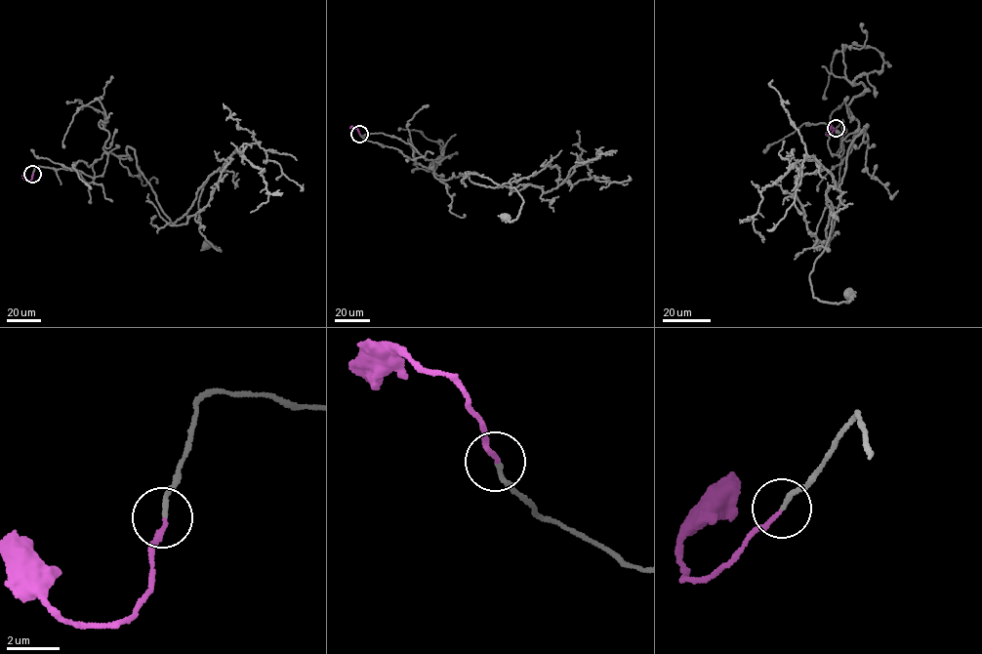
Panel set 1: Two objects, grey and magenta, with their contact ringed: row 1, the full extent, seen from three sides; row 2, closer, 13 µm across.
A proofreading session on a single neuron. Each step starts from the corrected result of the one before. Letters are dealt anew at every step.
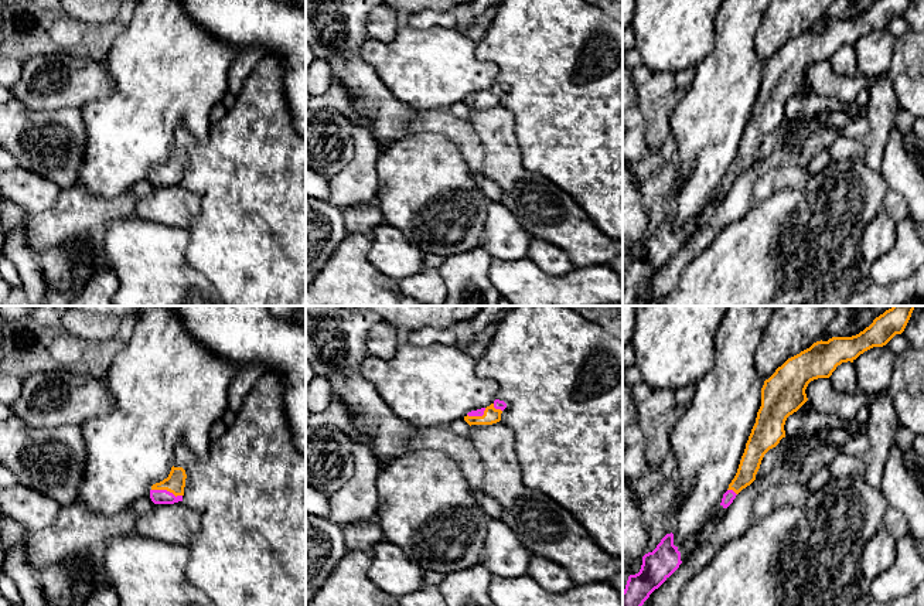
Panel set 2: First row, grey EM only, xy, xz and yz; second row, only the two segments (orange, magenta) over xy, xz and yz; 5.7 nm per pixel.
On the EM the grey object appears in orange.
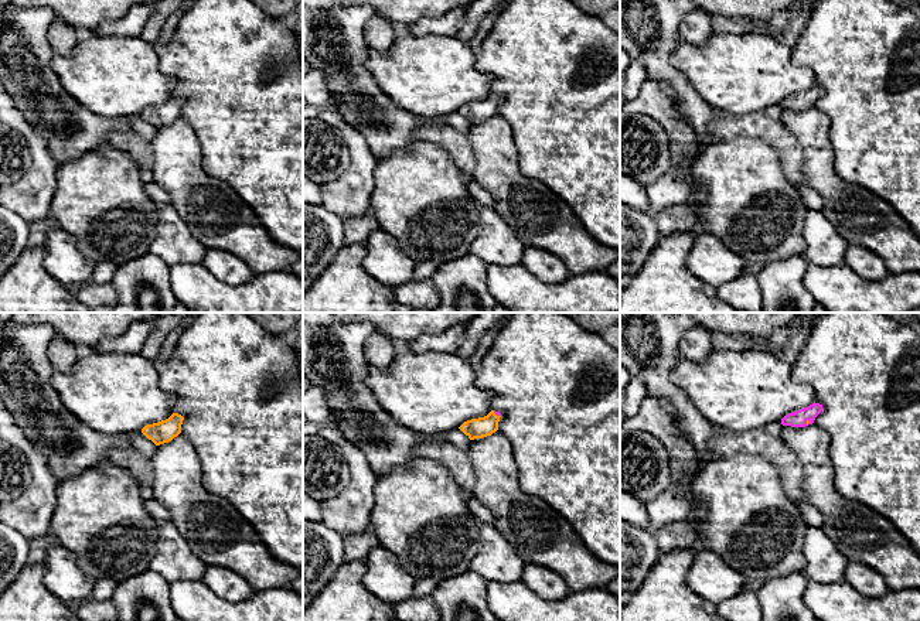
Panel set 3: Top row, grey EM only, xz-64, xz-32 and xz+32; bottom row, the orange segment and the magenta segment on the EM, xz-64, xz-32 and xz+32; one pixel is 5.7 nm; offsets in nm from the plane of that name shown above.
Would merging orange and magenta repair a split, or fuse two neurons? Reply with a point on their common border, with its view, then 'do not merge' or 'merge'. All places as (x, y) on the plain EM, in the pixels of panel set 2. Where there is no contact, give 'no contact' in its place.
contact xy (167, 173); merge

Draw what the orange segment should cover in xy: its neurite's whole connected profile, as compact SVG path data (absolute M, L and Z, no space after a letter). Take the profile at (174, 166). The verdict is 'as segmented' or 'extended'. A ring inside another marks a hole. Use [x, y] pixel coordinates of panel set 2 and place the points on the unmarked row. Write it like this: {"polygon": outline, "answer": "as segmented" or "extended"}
{"polygon": "M173 149L167 161L151 168L151 184L154 187L174 187L183 184L185 161L185 153Z", "answer": "extended"}

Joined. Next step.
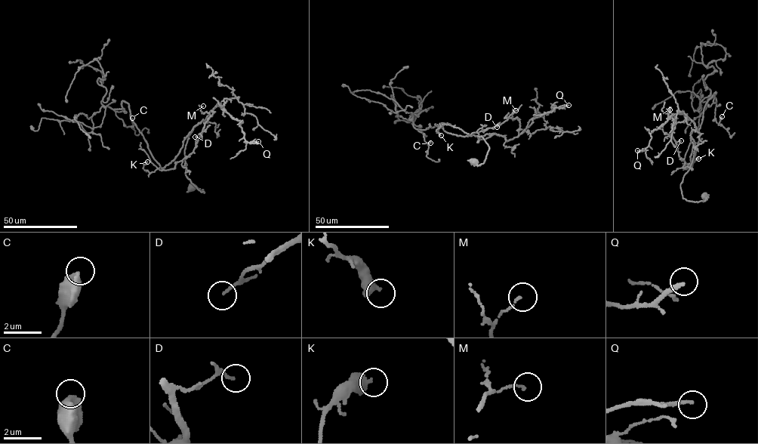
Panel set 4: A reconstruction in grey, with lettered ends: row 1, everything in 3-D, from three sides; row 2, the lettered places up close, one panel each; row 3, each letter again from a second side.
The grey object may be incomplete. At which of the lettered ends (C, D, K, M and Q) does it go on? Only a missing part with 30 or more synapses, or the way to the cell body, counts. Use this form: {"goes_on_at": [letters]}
{"goes_on_at": []}

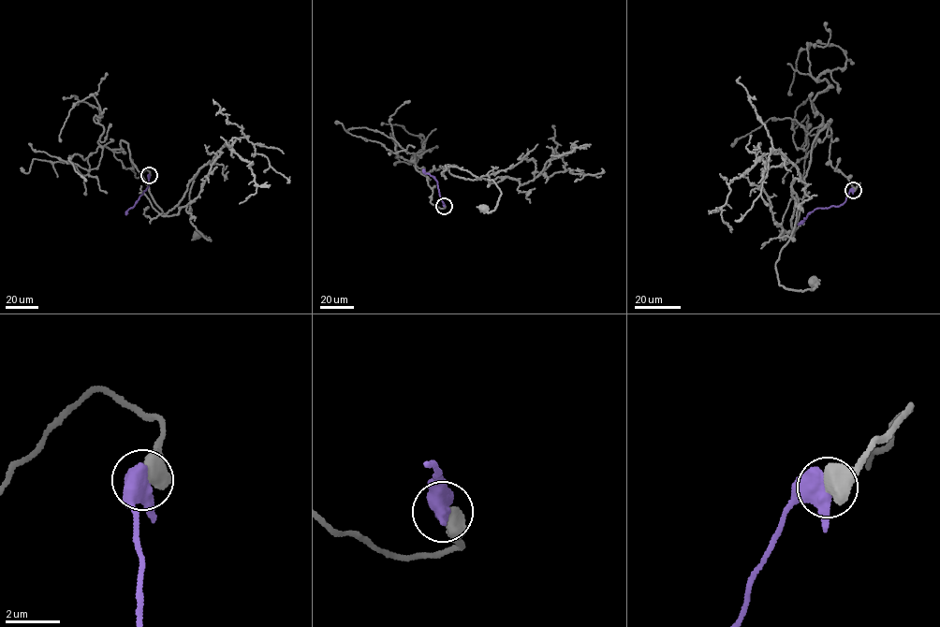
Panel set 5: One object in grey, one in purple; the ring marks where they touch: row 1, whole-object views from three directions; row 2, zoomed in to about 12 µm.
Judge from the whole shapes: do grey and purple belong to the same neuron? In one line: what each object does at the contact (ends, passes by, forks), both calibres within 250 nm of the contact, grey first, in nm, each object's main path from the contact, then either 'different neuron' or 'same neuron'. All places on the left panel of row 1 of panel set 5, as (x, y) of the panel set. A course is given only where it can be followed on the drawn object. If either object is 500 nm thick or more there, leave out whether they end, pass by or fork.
600 nm thick on the grey side, 600 nm on the other; grey runs (149, 175), (137, 178), (112, 150), (128, 144), (164, 213), (196, 174), (190, 220), (211, 240), (198, 235); purple runs (149, 175), (147, 187), (126, 214); same neuron

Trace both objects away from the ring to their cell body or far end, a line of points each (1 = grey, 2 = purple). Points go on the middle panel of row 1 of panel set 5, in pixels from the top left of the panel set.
1: (444, 205), (431, 203), (420, 172), (503, 178), (487, 180), (501, 194), (484, 207)
2: (444, 205), (436, 181), (424, 172), (424, 169)

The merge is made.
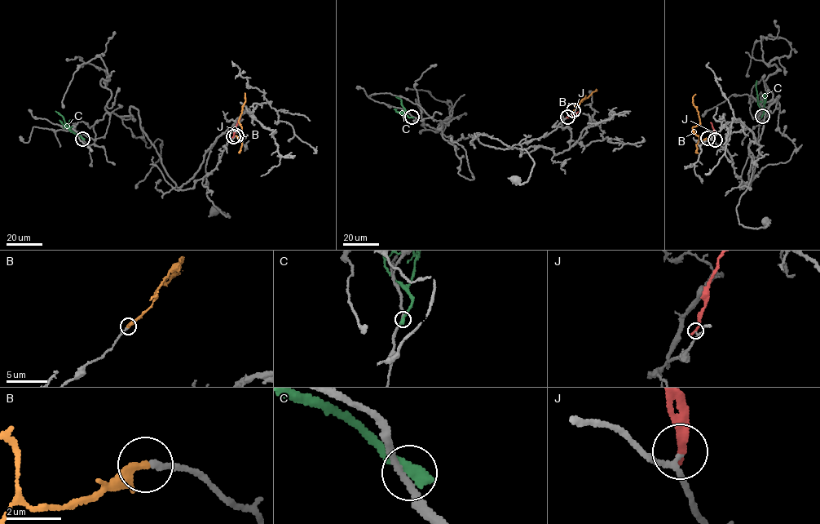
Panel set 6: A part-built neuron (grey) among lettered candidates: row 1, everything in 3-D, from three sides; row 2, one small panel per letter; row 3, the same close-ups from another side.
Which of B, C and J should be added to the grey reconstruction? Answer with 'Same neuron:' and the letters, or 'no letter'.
Same neuron: B

